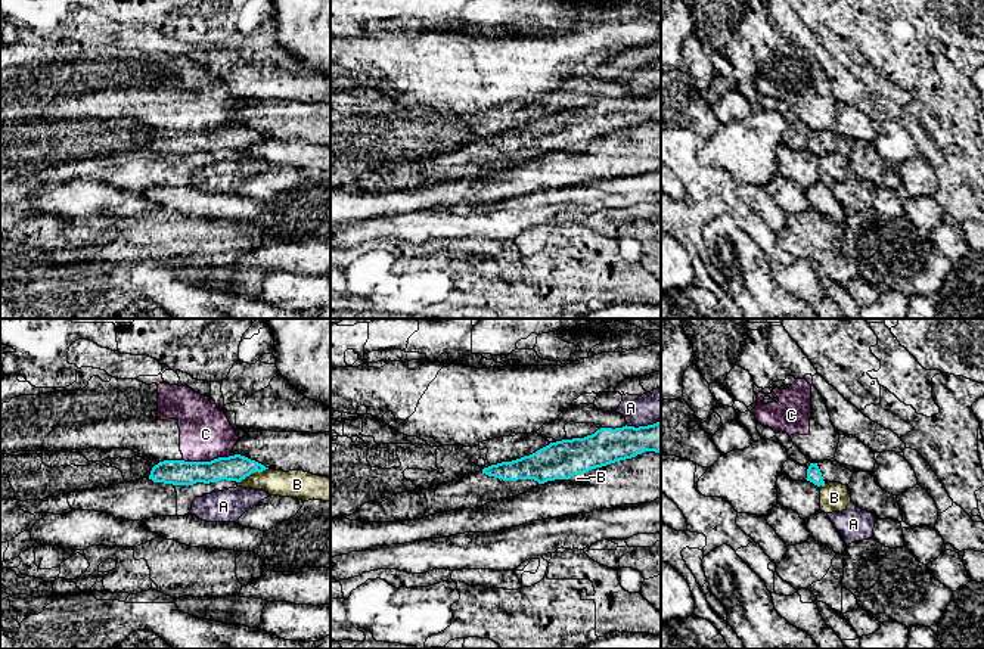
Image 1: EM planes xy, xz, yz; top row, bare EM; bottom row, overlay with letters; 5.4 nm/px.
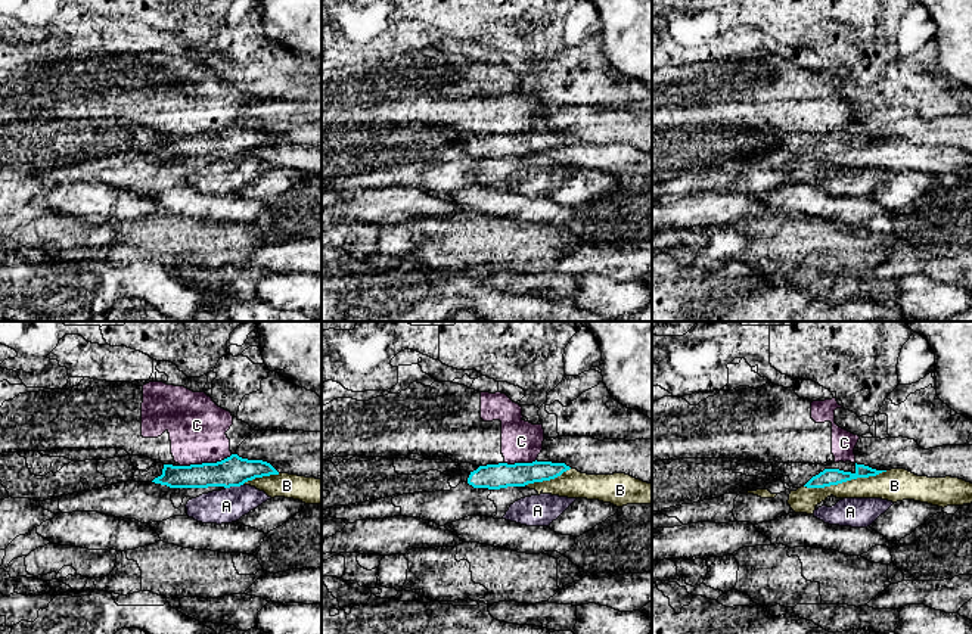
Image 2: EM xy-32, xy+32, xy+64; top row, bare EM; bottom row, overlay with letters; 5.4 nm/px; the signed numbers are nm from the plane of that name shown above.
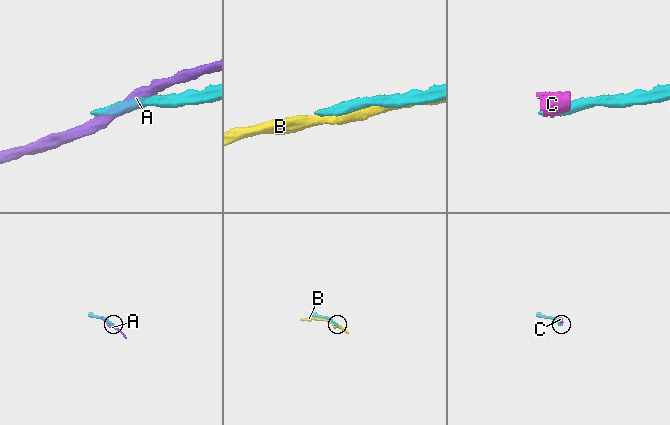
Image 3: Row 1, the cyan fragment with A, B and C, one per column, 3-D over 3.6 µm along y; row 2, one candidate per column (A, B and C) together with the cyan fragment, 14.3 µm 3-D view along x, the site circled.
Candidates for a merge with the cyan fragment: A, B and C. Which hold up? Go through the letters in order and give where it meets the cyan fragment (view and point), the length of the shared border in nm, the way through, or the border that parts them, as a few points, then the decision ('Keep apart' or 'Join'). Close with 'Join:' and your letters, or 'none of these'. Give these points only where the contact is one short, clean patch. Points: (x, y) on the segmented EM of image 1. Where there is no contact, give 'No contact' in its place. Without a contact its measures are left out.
A: Touches cyan at xz (642, 427). Shared border 190 nm. Keep apart
B: Touches cyan at xy (253, 472). Shared border 190 nm. Keep apart
C: Touches cyan at xy (207, 462). Shared border 260 nm. Boundary: xy (230, 455), (210, 460), (183, 460). Keep apart
Join: none of these

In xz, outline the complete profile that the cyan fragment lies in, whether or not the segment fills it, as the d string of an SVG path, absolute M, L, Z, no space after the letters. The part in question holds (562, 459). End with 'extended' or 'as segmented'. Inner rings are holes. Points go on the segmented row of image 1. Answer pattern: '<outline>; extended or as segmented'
M661 420L654 425L639 428L627 425L615 429L600 428L584 438L550 442L530 456L491 465L479 472L469 473L426 490L406 491L392 496L382 503L364 503L356 513L345 518L361 522L415 521L435 513L481 507L490 502L499 502L524 494L536 488L538 484L555 479L569 479L574 475L631 459L645 451L661 453Z; extended

